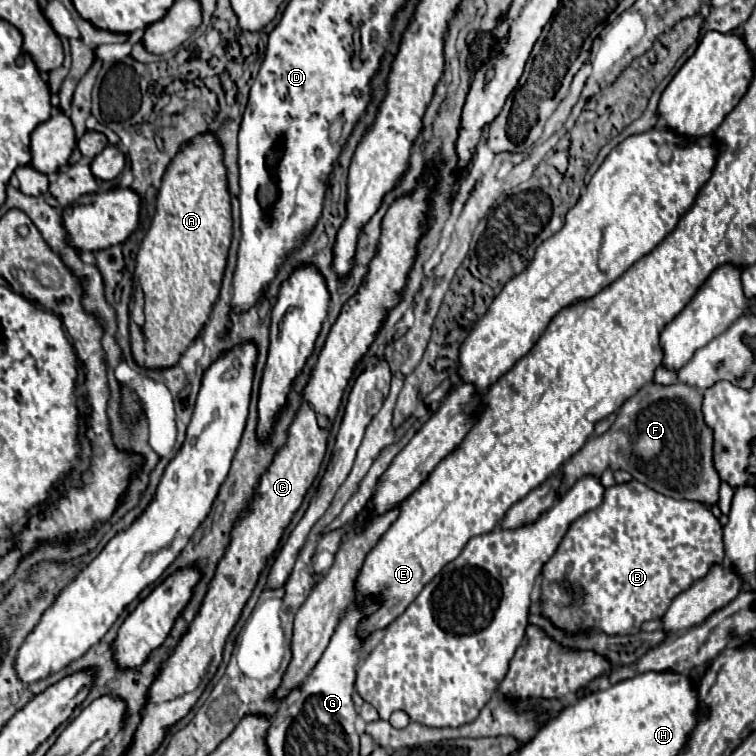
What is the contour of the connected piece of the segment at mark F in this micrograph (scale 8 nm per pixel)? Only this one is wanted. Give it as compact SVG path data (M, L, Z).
M647 383L619 409L607 433L591 437L585 447L563 465L563 485L559 493L565 493L585 475L601 475L605 467L623 469L631 473L633 479L667 497L715 505L719 501L721 479L717 477L717 469L713 469L713 429L709 429L701 417L701 389L685 383Z

